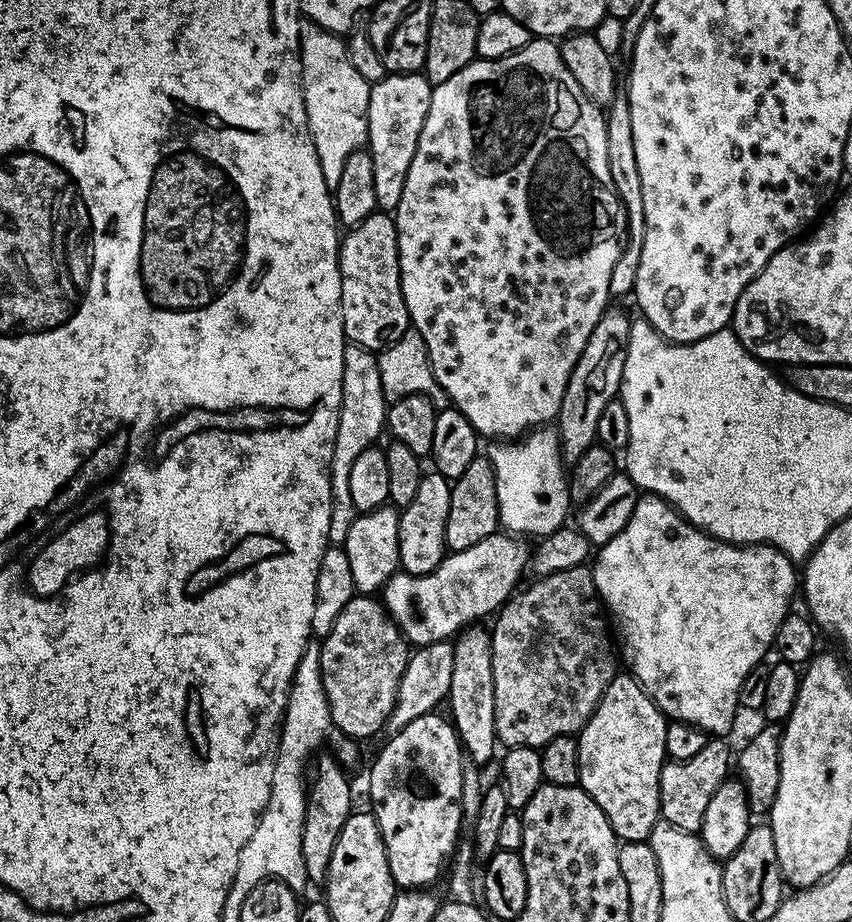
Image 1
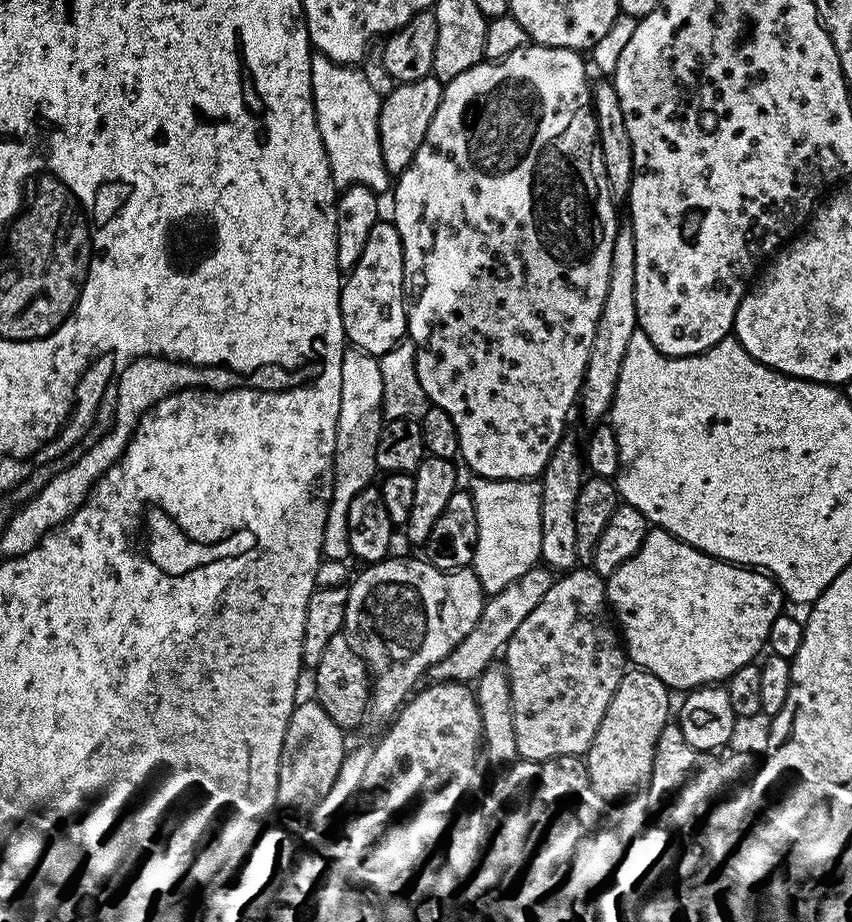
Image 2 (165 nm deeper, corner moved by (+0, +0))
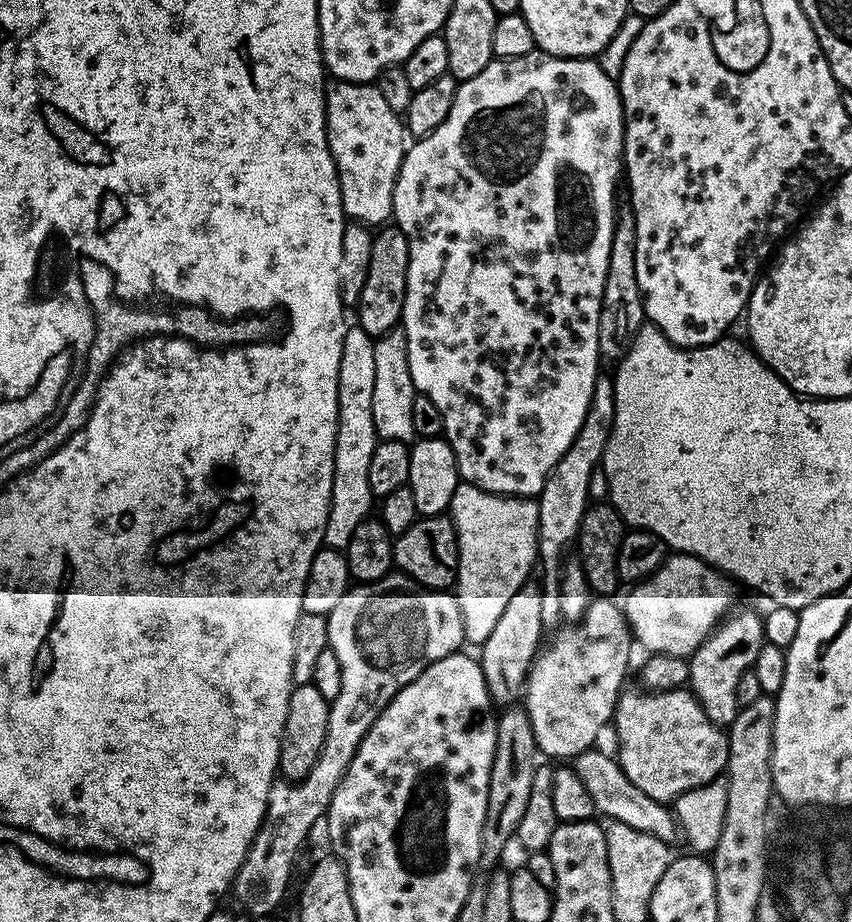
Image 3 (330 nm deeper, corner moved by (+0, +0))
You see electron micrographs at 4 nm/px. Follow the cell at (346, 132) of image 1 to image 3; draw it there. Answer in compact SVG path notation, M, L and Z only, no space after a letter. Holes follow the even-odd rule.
M332 80L324 93L328 145L340 179L345 217L369 226L384 226L392 220L394 186L404 161L406 125L401 113L390 110L375 83L359 84Z

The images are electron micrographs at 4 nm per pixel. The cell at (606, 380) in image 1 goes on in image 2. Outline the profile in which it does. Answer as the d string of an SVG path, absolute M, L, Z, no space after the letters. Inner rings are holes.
M565 434L558 442L550 462L546 462L538 483L542 490L542 550L541 561L553 573L563 574L577 567L576 560L582 555L578 533L574 526L574 506L578 502L578 490L586 479L586 465L582 455L582 444L572 434Z

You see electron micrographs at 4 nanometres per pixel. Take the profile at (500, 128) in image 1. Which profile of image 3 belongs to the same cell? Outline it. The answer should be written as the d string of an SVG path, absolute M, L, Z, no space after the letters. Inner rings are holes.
M539 50L522 54L522 58L493 58L482 74L459 81L450 114L429 136L421 136L415 143L404 153L392 207L395 227L406 234L408 243L402 327L408 343L410 378L414 378L417 393L438 406L444 423L442 436L454 450L463 483L496 496L539 497L550 470L566 454L586 418L594 382L602 367L598 322L618 211L616 183L622 180L624 154L624 107L617 81L610 79L592 58L550 56Z

